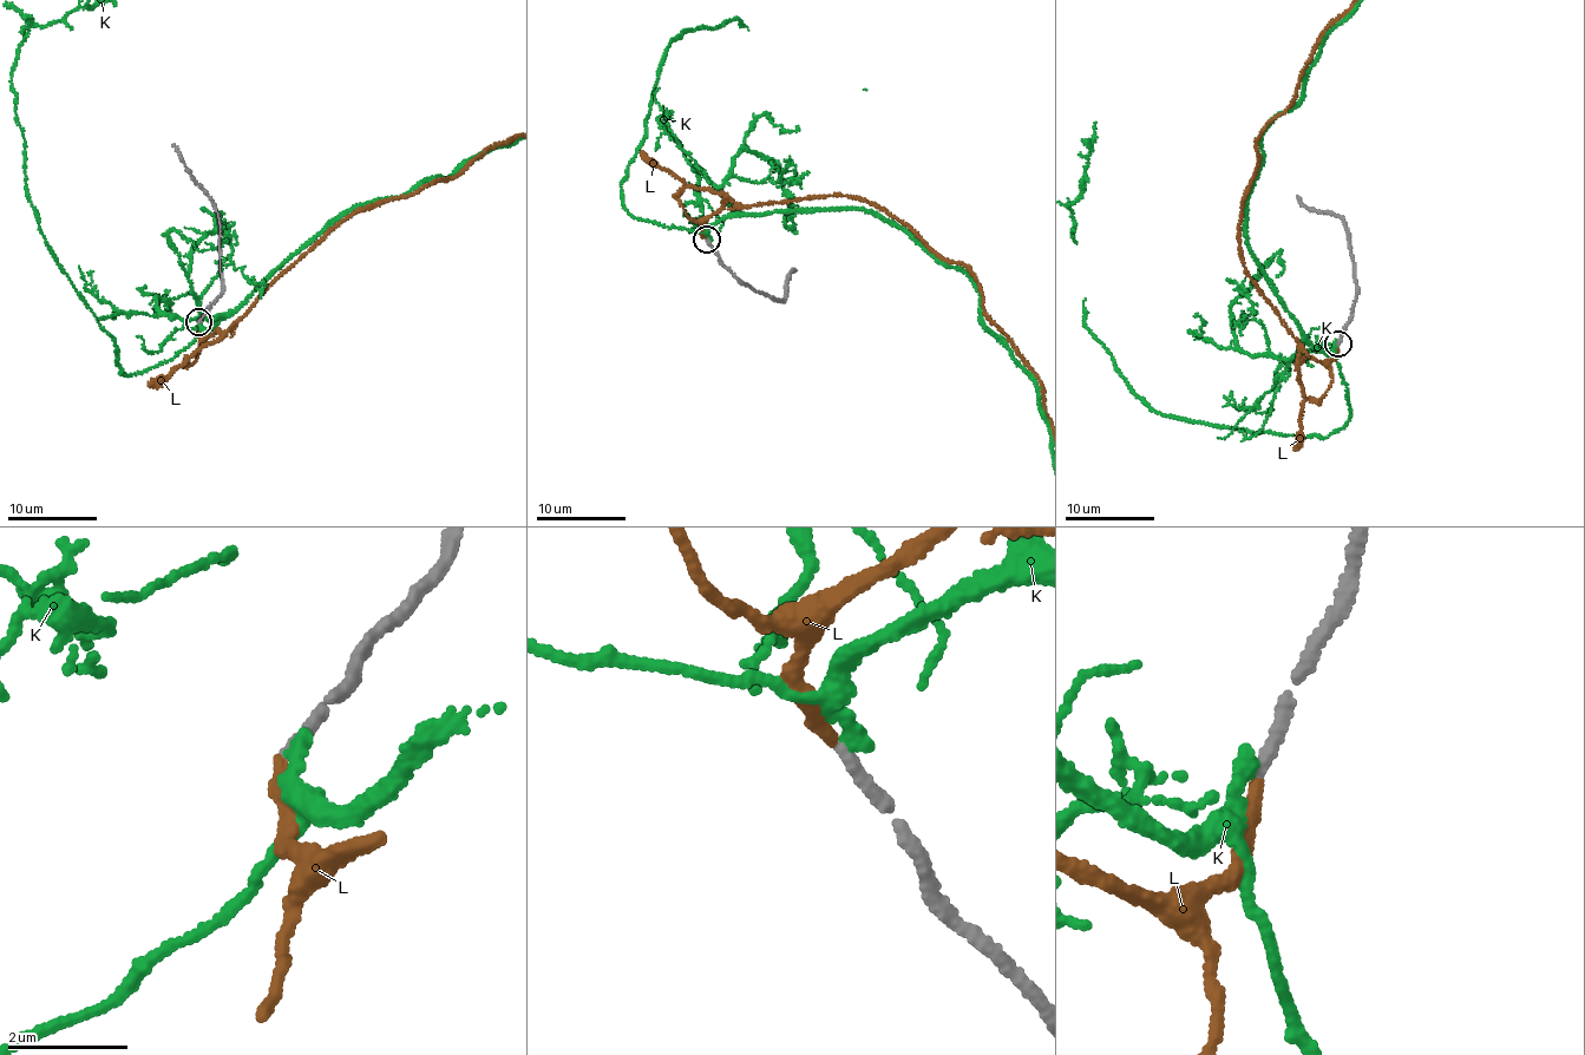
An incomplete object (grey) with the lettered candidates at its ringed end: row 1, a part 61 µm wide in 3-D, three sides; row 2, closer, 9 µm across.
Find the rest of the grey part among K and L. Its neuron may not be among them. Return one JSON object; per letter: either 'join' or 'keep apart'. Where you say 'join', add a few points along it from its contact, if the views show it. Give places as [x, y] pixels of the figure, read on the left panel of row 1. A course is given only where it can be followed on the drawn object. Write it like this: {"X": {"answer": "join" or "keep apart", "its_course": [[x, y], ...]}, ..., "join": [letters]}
{"K": {"answer": "keep apart"}, "L": {"answer": "join", "its_course": [[197, 322], [200, 334], [205, 335], [227, 329], [338, 222], [451, 177], [488, 149], [521, 135]]}, "join": ["L"]}

